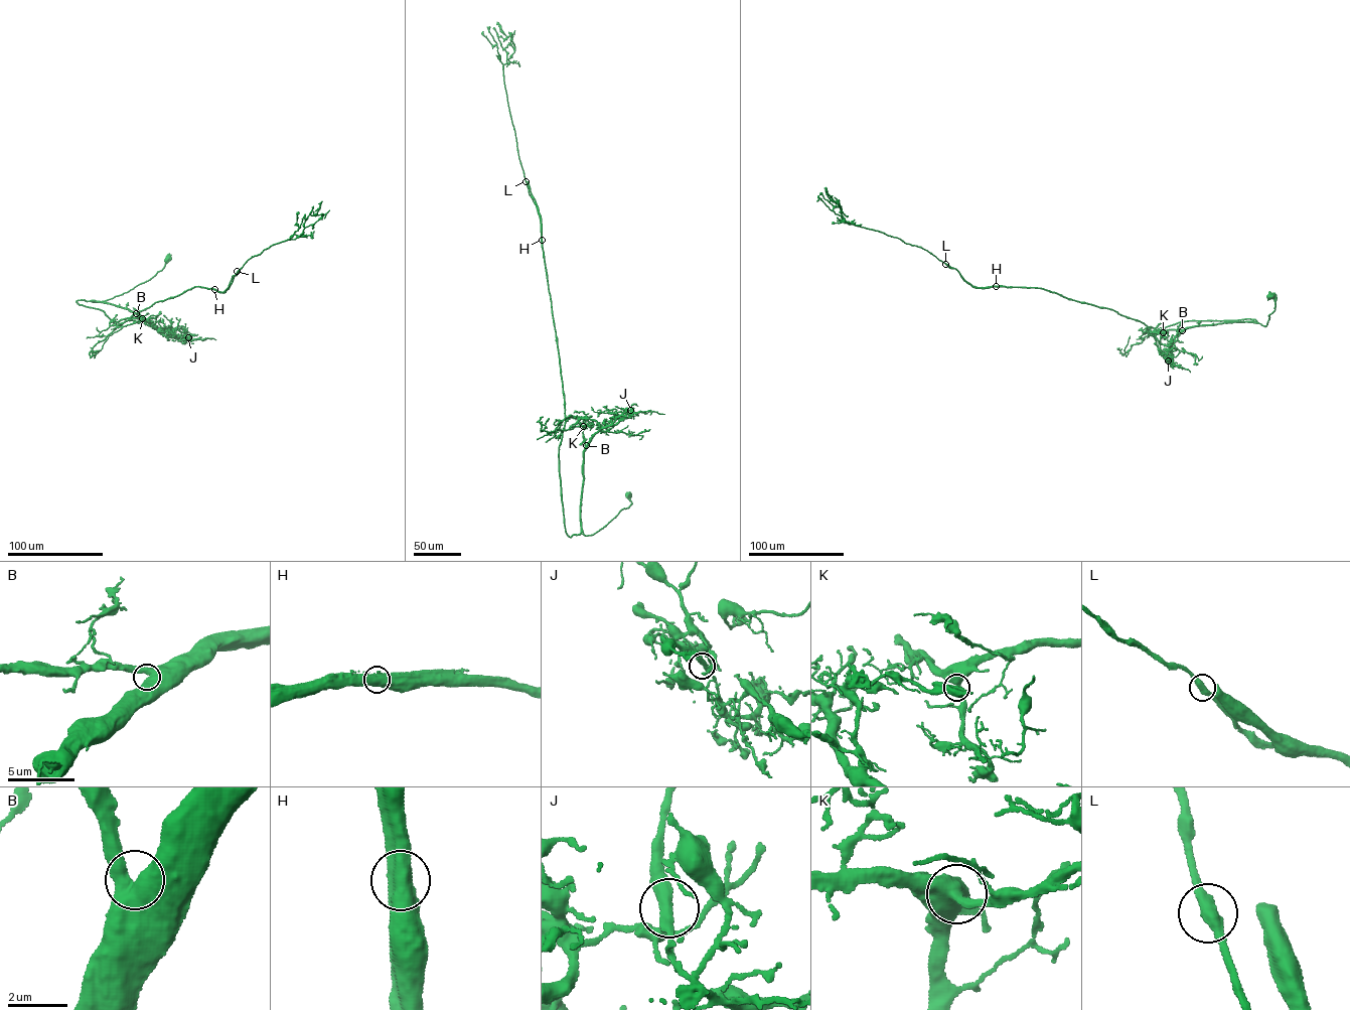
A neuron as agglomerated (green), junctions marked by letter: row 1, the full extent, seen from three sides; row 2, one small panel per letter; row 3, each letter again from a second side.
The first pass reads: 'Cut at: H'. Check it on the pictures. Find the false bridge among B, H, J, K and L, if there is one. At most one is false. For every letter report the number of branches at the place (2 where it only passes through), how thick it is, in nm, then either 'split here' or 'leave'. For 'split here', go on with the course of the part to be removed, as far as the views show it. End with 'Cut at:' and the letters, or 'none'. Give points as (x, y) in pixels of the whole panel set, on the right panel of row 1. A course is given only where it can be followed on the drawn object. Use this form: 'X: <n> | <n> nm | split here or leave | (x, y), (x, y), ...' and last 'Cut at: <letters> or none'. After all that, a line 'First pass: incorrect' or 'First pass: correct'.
B: 2 | 700 nm | leave
H: 2 | 700 nm | split here | (996, 286), (973, 287), (927, 250), (846, 223), (840, 204), (828, 196), (826, 187)
J: 2 | 360 nm | leave
K: 2 | 440 nm | leave
L: 2 | 440 nm | leave
Cut at: H
First pass: correct

